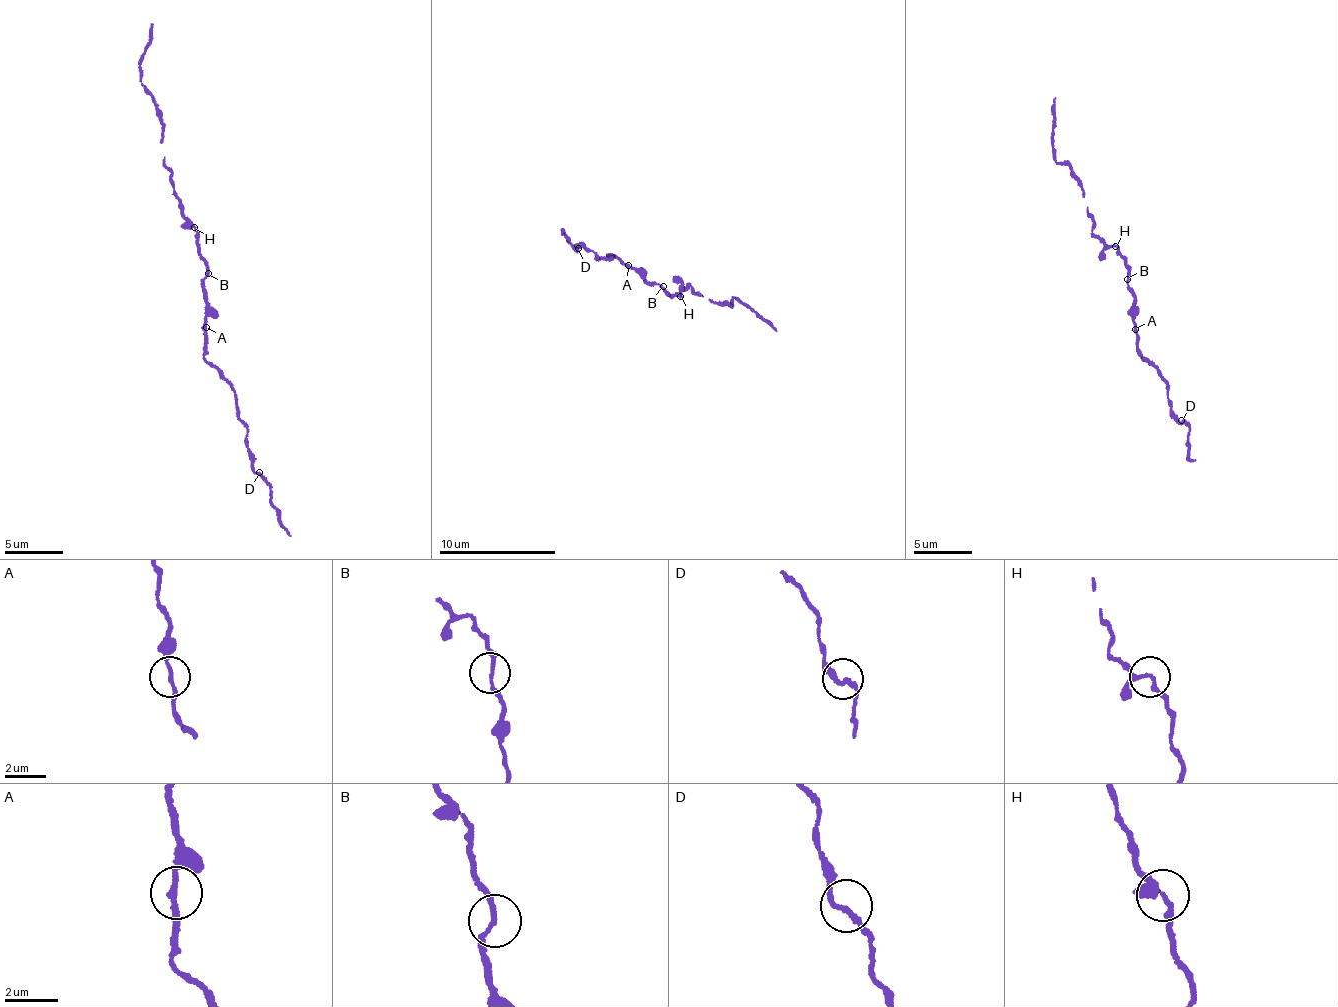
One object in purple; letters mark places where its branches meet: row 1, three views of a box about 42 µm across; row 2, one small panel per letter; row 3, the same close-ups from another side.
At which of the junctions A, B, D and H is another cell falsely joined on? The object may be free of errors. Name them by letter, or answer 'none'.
none

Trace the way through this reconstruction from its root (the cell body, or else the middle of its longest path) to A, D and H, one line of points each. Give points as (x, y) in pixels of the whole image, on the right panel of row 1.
A: (1132, 290), (1135, 329)
D: (1132, 290), (1135, 297), (1132, 322), (1139, 337), (1139, 354), (1158, 369), (1172, 400), (1173, 417), (1181, 420)
H: (1132, 290), (1128, 285), (1125, 256), (1114, 247)

